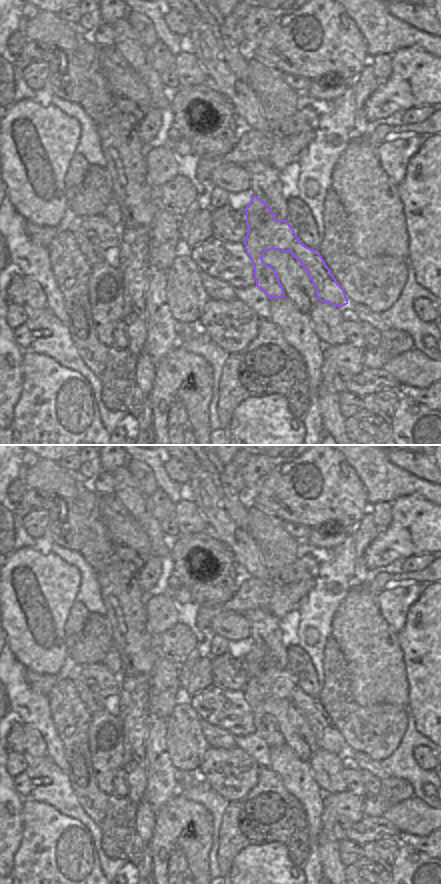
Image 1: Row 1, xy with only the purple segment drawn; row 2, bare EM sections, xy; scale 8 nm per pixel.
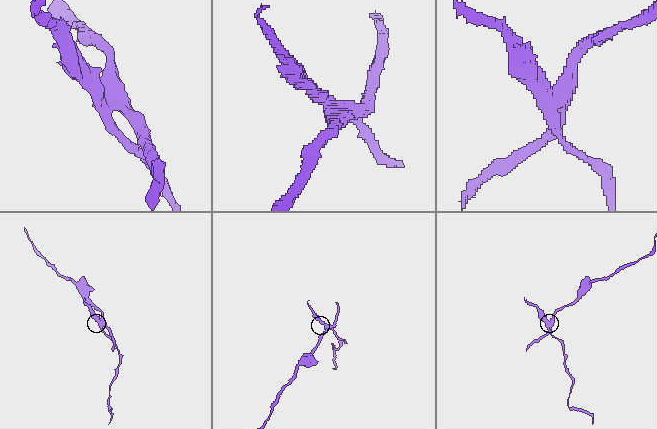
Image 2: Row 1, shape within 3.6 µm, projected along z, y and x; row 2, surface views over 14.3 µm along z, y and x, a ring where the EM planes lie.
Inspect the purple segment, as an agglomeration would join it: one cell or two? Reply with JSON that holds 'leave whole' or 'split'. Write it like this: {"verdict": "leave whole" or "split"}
{"verdict": "split"}

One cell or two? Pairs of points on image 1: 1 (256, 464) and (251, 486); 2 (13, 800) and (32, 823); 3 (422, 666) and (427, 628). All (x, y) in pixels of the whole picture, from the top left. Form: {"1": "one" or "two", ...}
{"1": "one", "2": "two", "3": "one"}

